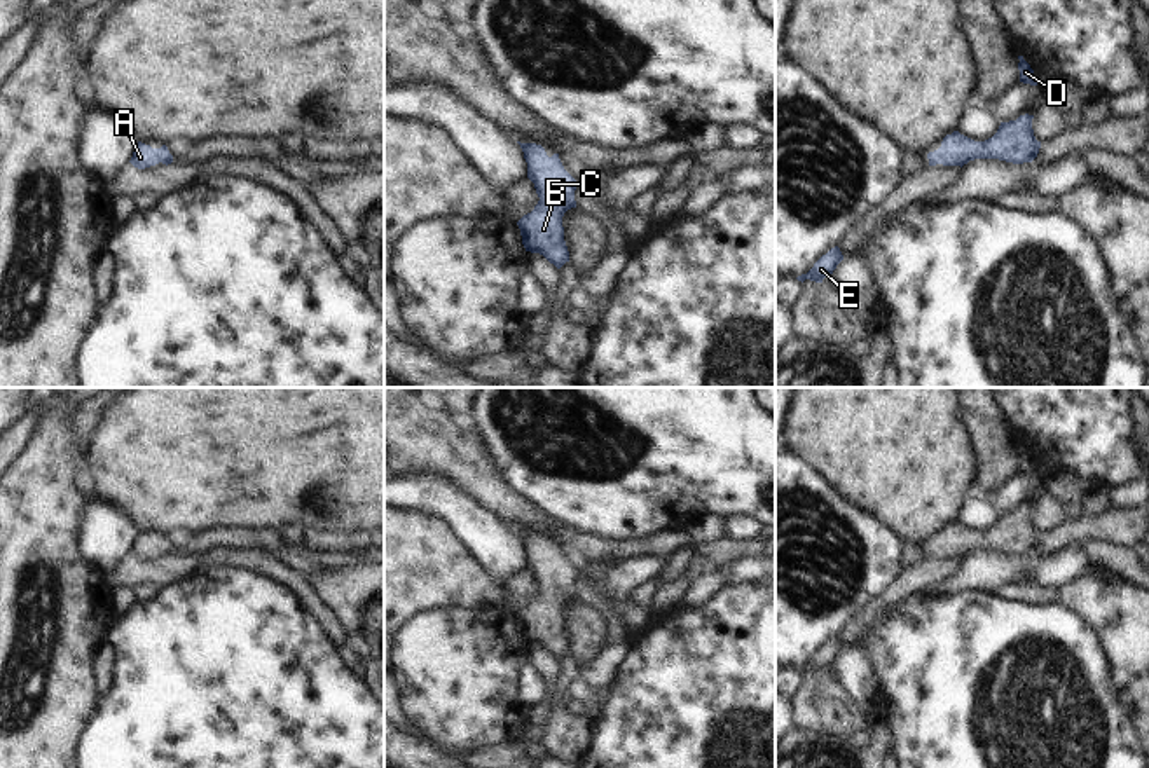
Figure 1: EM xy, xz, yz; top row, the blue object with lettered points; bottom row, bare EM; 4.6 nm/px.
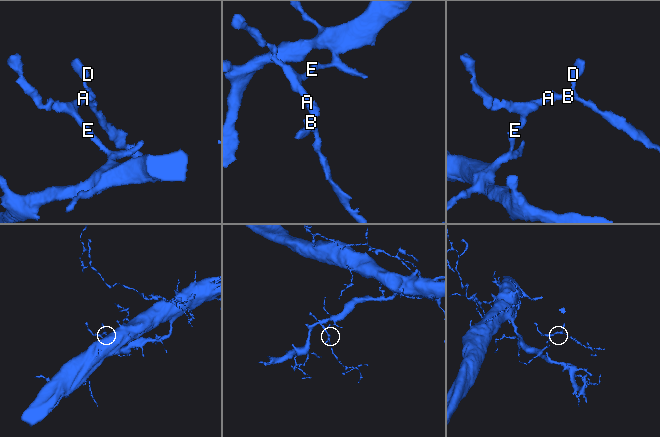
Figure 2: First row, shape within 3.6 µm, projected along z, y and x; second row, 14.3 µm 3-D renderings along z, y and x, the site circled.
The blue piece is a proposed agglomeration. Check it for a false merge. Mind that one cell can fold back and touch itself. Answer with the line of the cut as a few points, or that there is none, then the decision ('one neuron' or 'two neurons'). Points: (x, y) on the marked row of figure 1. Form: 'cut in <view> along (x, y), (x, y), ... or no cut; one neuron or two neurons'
no cut; one neuron

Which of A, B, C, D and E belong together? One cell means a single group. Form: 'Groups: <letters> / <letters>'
Groups: A B C D E.

